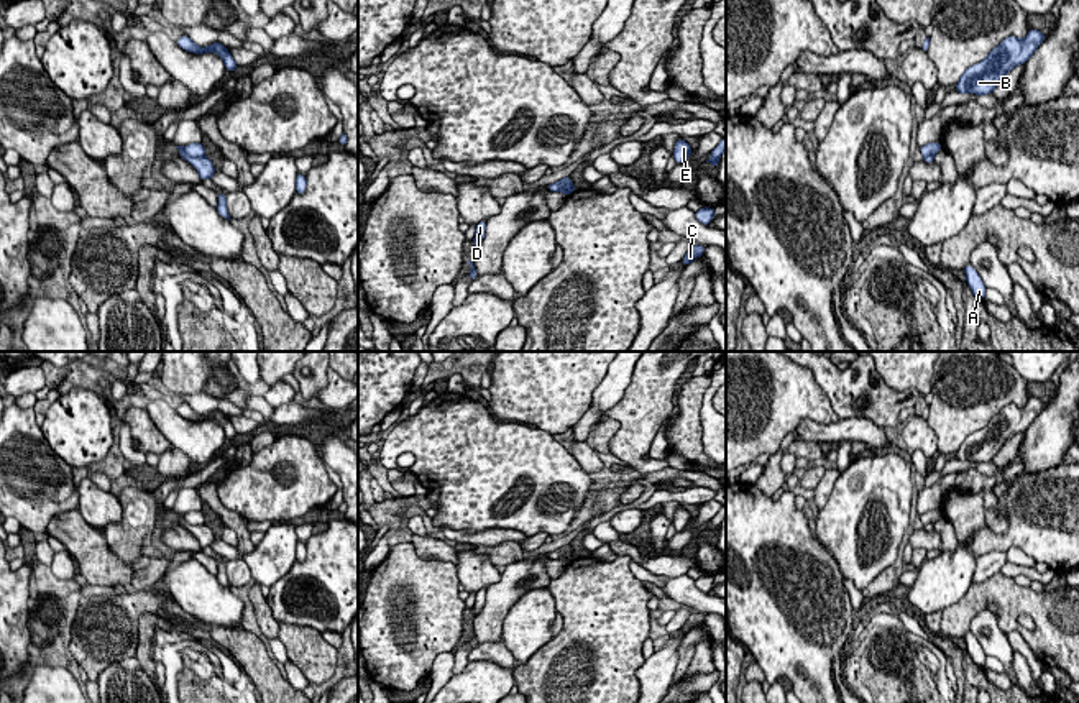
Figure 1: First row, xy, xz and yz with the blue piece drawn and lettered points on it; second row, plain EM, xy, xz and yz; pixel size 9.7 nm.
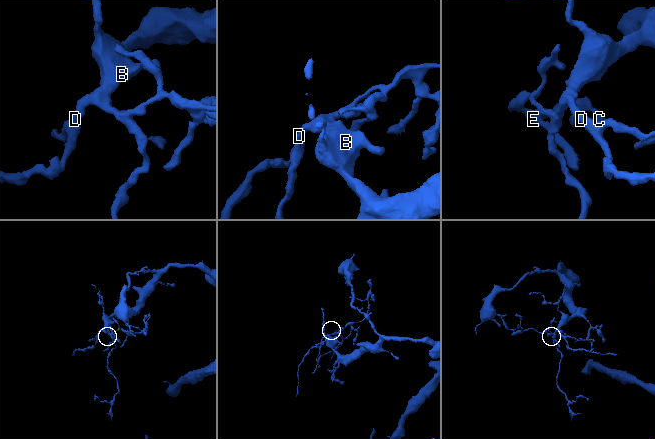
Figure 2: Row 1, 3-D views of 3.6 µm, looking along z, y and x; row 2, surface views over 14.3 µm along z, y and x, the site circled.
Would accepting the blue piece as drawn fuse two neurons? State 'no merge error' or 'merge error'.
merge error

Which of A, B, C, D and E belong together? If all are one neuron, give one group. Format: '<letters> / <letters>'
A B D / C E

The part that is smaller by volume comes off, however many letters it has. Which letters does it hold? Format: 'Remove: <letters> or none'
Remove: C, E

